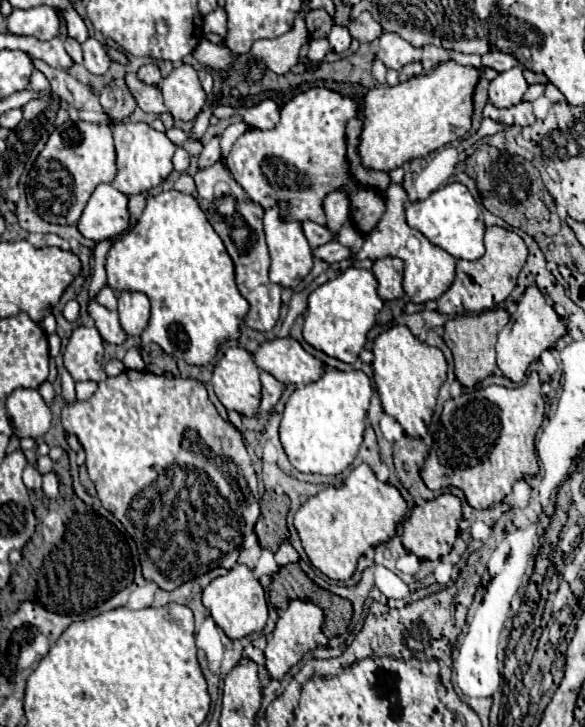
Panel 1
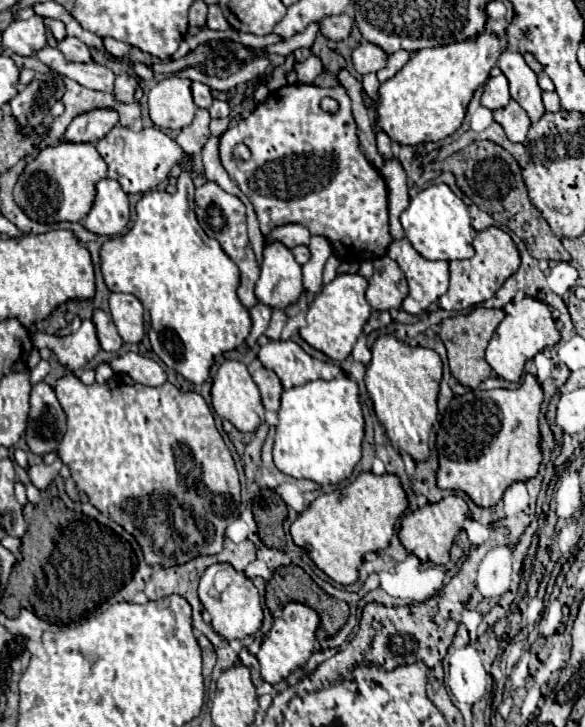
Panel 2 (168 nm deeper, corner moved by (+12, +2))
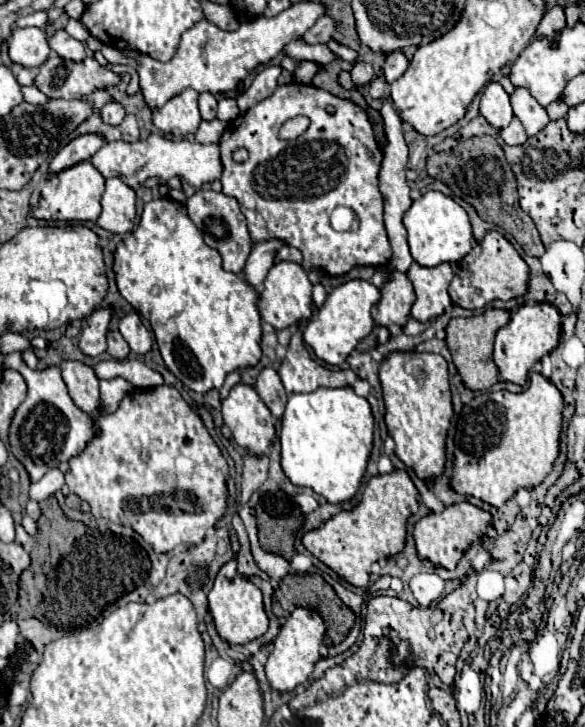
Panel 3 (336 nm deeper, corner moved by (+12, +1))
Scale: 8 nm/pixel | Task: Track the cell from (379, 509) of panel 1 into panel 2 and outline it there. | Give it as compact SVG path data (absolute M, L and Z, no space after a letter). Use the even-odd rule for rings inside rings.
M360 472L342 490L320 494L310 502L292 522L290 534L294 544L302 548L324 574L338 584L352 584L358 580L358 566L364 554L388 546L406 506L406 494L394 474L374 476L372 472Z

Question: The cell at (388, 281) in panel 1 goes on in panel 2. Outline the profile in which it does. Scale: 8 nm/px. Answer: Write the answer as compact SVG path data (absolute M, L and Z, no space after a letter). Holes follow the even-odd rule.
M388 256L374 258L372 262L374 262L374 274L368 280L366 300L376 310L400 308L404 296L408 294L404 272Z

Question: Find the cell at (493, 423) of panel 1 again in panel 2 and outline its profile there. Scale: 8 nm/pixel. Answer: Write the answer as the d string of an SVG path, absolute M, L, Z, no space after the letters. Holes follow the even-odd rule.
M526 374L522 386L516 390L468 390L464 396L454 396L440 420L438 428L438 470L436 482L442 490L466 492L476 506L494 506L504 490L518 480L528 480L538 472L540 466L540 432L538 414L542 404L542 388L532 374Z

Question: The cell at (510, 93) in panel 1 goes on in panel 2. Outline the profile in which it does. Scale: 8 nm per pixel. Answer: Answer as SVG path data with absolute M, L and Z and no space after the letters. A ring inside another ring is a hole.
M504 74L492 76L488 78L488 82L484 84L484 94L482 94L482 106L496 110L496 108L504 108L510 100L510 92L508 92L508 78Z

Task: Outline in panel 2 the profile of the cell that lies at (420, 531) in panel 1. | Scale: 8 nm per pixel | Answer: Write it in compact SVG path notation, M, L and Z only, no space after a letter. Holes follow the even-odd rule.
M446 496L436 504L426 504L418 508L416 512L410 512L402 518L402 526L398 532L398 538L402 546L418 556L420 560L430 560L434 564L448 564L450 562L450 546L456 538L456 534L462 530L464 520L468 518L468 506L458 496Z

